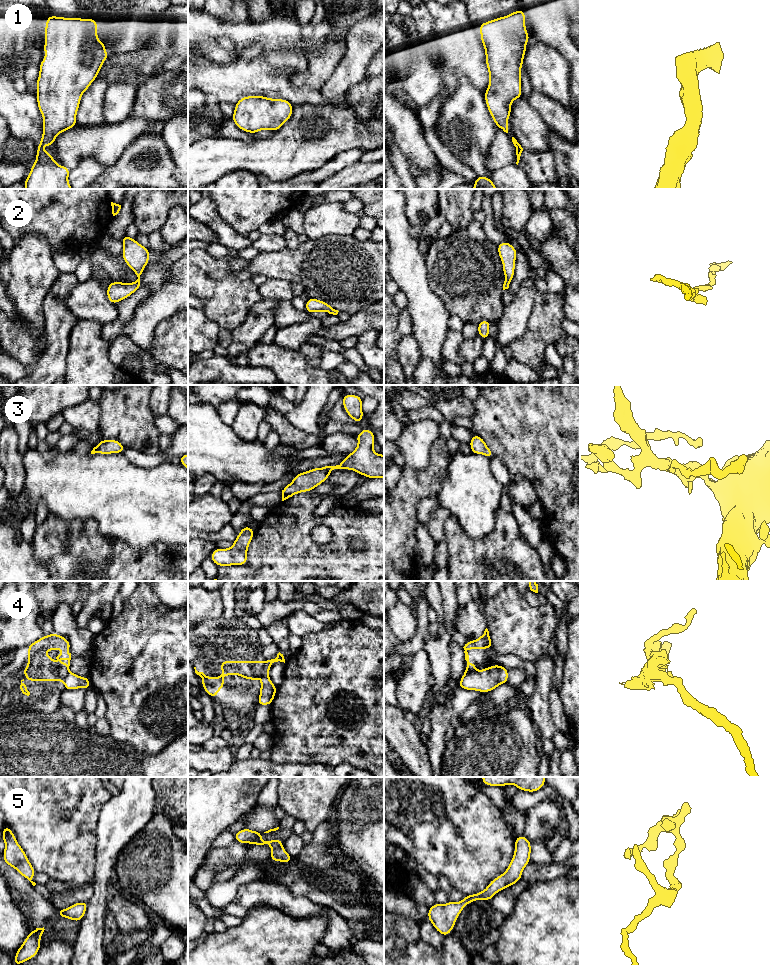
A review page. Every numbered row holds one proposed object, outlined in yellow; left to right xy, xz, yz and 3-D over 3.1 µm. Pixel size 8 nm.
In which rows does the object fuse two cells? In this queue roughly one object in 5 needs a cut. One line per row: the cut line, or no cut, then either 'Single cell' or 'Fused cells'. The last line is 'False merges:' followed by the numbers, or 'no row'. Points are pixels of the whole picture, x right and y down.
1: No split. Single cell
2: No split. Single cell
3: No split. Single cell
4: Split along yz (477, 671), (464, 674). Fused cells
5: No split. Single cell
False merges: 4

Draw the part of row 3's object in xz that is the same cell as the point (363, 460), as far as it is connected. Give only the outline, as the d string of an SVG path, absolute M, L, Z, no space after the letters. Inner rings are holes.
M369 429L356 435L357 448L351 452L339 465L314 468L306 472L296 474L293 481L282 490L282 501L300 492L307 492L319 486L328 479L334 469L354 470L359 475L371 478L384 479L384 455L373 451L375 436Z

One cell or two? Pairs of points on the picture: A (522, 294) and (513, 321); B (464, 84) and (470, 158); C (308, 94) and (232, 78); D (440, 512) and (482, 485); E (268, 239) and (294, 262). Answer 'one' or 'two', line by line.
A: one
B: one
C: one
D: two
E: two

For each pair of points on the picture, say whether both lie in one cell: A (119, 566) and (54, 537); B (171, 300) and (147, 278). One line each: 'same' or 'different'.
A: same
B: different

